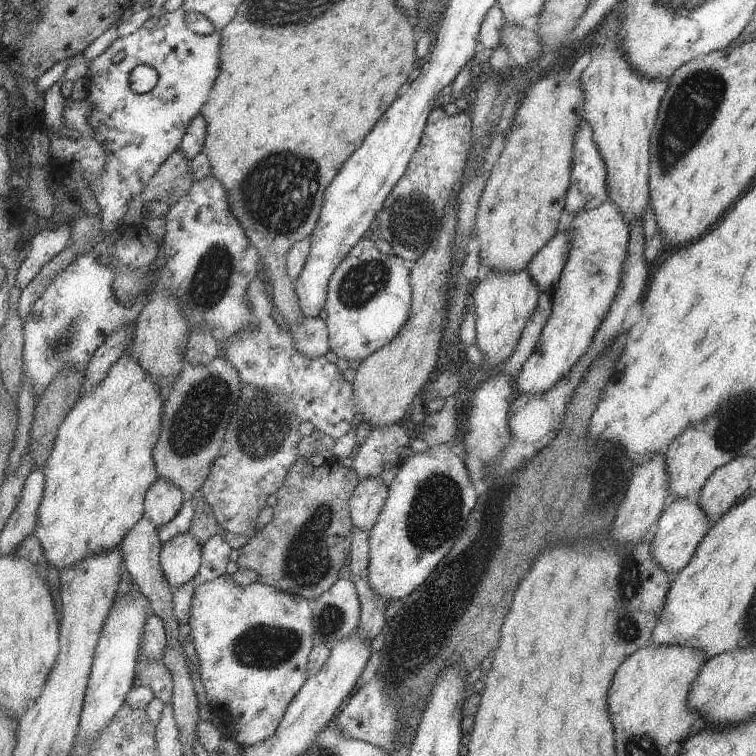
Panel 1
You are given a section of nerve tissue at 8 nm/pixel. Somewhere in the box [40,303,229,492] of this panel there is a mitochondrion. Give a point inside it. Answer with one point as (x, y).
(56, 347)

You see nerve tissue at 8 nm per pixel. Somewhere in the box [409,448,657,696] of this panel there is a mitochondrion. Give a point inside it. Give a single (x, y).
(628, 628)

